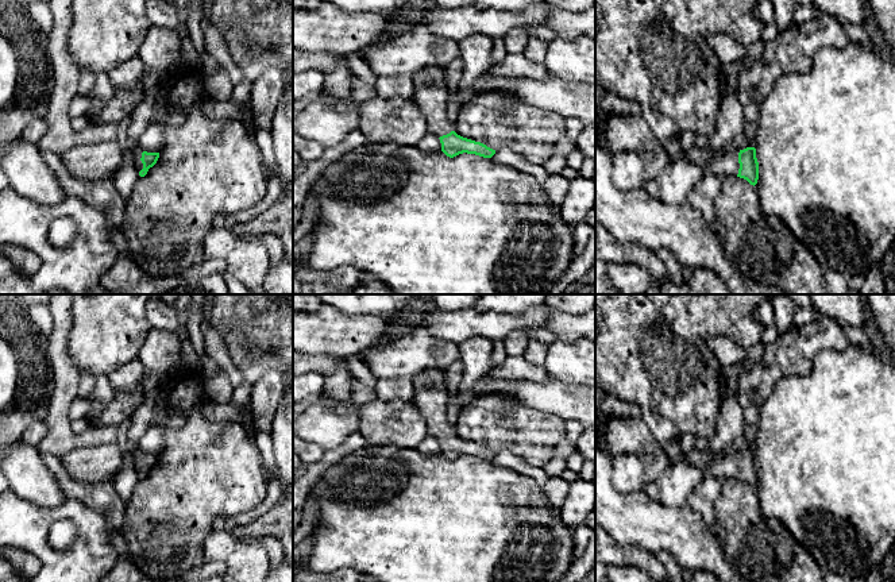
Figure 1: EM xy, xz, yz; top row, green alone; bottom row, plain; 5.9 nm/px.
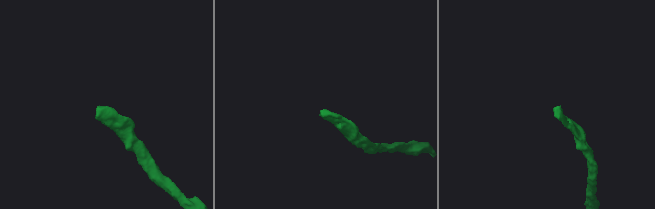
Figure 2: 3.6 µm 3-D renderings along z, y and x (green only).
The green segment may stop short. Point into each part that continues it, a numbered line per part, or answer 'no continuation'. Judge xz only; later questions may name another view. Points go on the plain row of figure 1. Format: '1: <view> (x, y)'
1: xz (431, 396)

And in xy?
1: xy (137, 457)

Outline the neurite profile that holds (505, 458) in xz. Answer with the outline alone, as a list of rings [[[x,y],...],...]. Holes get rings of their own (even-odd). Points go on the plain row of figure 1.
[[[502,450],[495,452],[495,456],[491,459],[491,463],[498,467],[506,467],[522,475],[533,478],[541,487],[549,481],[549,477],[543,467],[536,467],[528,463],[521,456],[513,454],[509,450]]]

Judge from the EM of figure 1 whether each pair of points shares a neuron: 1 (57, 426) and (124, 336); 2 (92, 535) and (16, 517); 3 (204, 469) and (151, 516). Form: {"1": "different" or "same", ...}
{"1": "different", "2": "same", "3": "same"}

